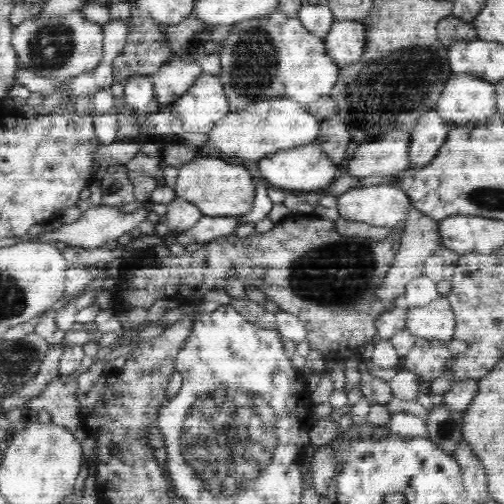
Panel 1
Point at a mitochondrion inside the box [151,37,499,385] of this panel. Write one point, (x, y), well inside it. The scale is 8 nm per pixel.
(388, 89)

